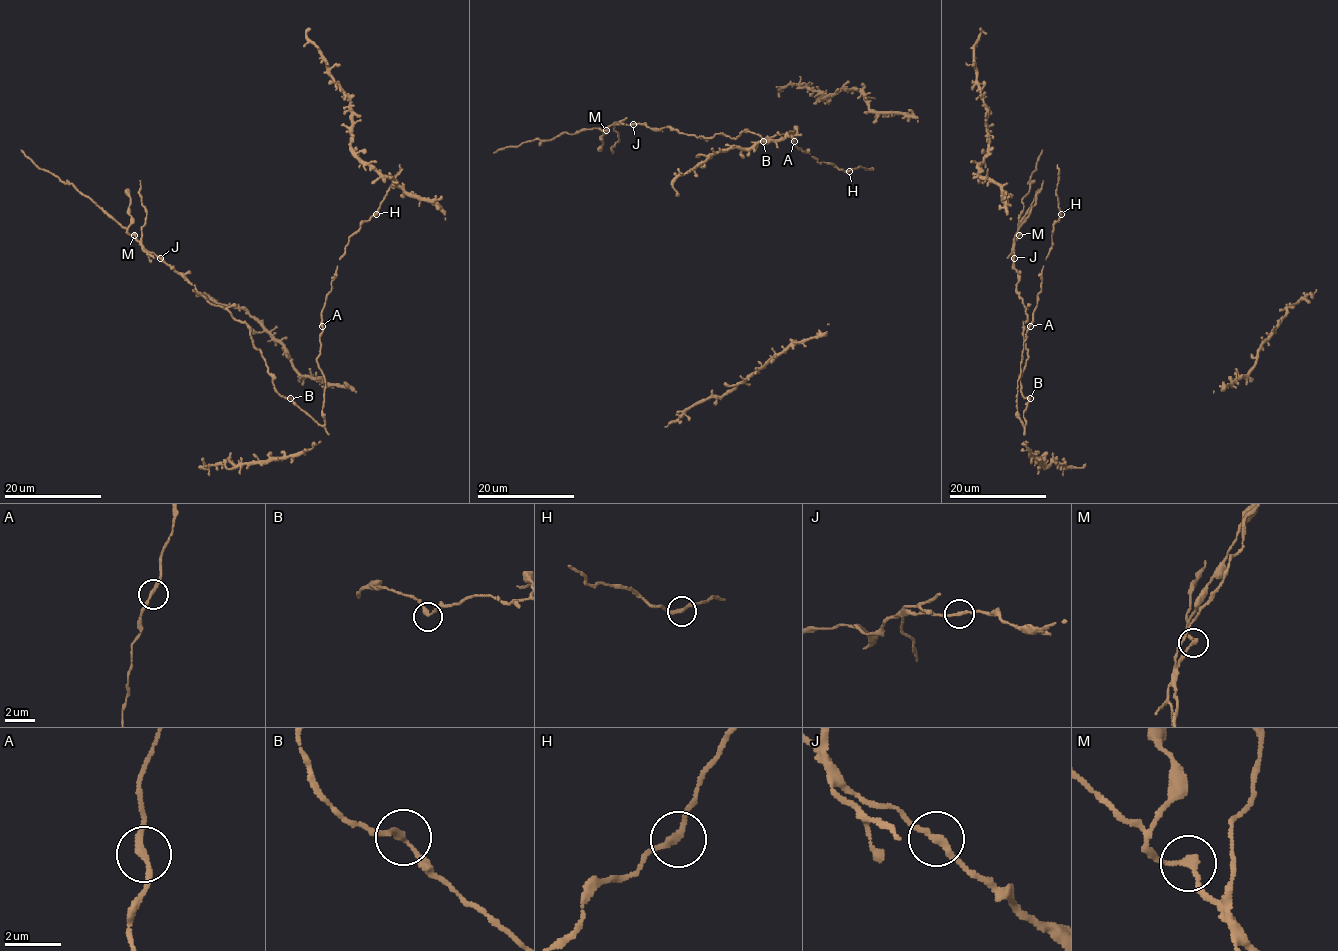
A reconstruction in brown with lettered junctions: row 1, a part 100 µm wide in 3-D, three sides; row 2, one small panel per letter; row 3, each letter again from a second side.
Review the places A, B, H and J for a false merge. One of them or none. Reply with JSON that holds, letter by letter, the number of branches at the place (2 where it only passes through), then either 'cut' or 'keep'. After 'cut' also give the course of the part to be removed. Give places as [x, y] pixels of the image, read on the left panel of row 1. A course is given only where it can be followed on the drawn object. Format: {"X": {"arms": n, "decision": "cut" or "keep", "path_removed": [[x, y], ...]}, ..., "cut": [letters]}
{"A": {"arms": 2, "decision": "keep"}, "B": {"arms": 2, "decision": "keep"}, "H": {"arms": 2, "decision": "keep"}, "J": {"arms": 2, "decision": "cut", "path_removed": [[161, 258], [150, 253], [125, 227], [71, 184], [63, 184], [39, 169], [21, 150]]}, "cut": ["J"]}

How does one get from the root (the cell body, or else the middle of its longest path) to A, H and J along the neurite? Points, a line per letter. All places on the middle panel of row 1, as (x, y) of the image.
A: (798, 127), (790, 132), (793, 134), (794, 141)
H: (798, 127), (790, 132), (793, 134), (793, 143), (798, 148), (808, 152), (819, 163), (830, 163), (849, 171)
J: (798, 127), (796, 135), (763, 140), (749, 131), (736, 138), (723, 134), (696, 137), (668, 126), (633, 124)

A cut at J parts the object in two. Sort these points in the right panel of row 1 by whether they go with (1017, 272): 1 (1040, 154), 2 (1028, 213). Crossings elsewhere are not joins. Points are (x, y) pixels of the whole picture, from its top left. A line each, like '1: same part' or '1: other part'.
1: other part
2: other part

